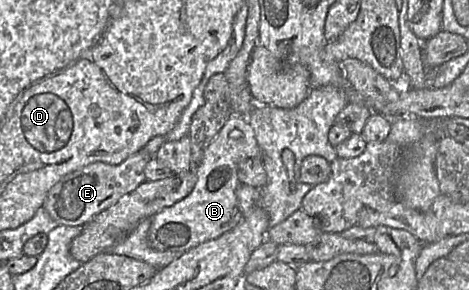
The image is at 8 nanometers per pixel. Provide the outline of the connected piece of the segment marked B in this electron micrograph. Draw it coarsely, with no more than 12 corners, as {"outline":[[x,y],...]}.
{"outline":[[232,113],[194,166],[192,192],[151,217],[150,247],[184,253],[243,219],[242,161],[261,158]]}

